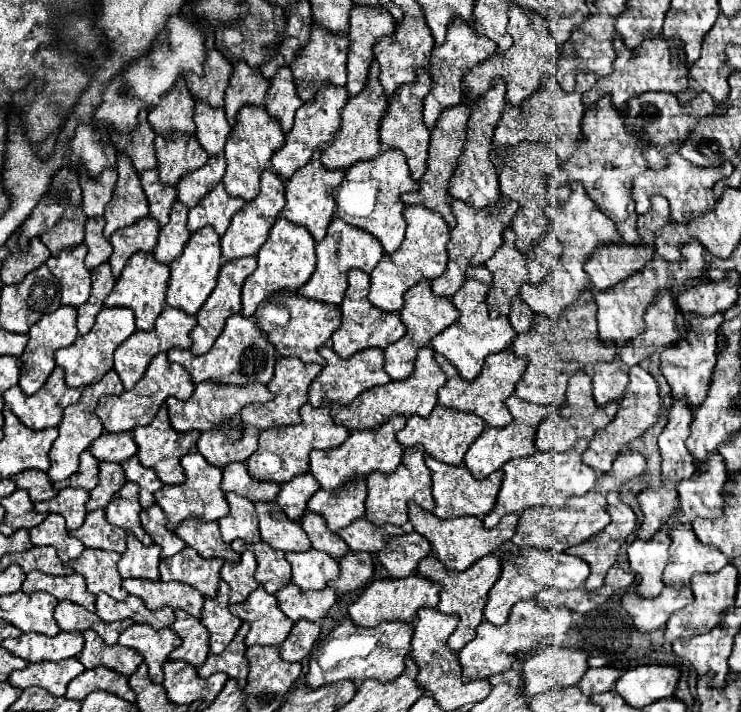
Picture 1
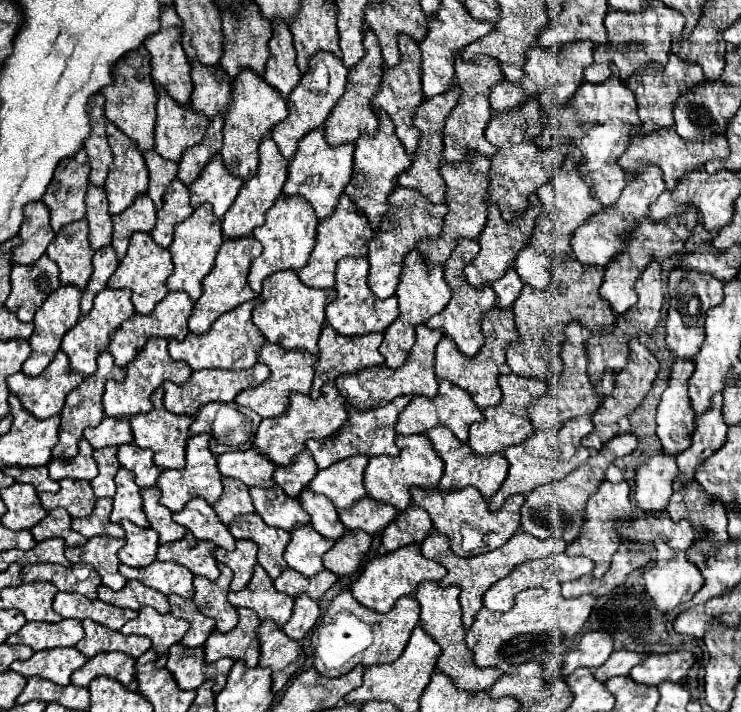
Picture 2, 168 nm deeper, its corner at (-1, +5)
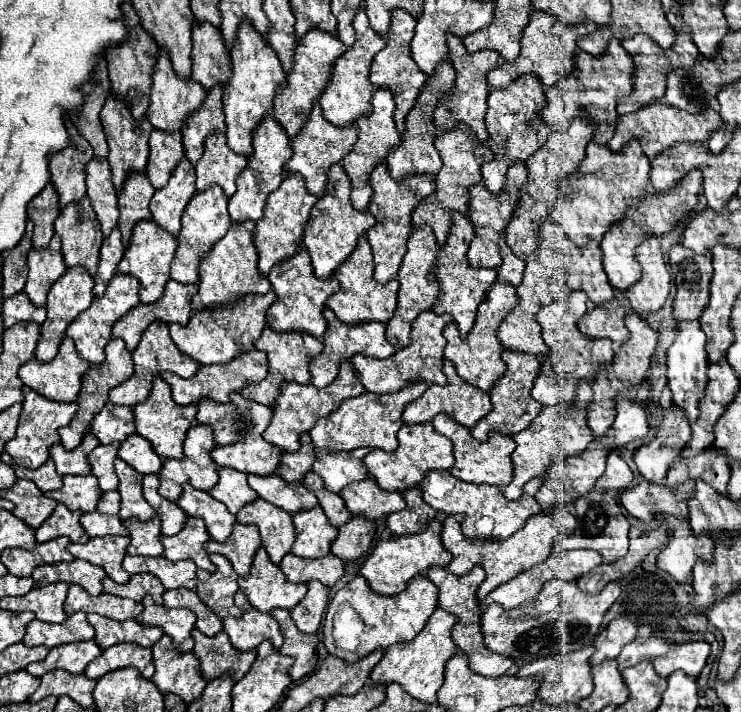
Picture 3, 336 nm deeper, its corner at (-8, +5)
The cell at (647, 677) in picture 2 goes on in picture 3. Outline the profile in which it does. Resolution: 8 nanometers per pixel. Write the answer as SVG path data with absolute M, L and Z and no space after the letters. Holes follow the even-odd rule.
M707 642L677 644L667 656L655 658L653 668L663 678L667 678L675 670L683 670L687 676L695 678L703 670L703 666L709 658L709 650L711 650L711 646Z

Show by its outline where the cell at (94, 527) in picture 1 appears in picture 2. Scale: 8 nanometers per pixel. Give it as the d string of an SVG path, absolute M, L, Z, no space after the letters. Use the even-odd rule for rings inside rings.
M100 498L92 510L90 516L86 518L76 518L72 520L72 530L80 532L86 538L92 536L114 536L114 538L124 538L124 530L120 524L112 524L108 520L112 512L112 498Z

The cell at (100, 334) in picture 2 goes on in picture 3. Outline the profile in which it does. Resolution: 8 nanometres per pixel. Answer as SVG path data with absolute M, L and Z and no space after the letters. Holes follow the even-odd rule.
M115 274L109 284L107 290L101 298L93 298L91 306L79 314L79 318L75 318L69 328L67 328L67 336L73 338L77 352L81 354L81 358L89 360L91 364L99 364L105 360L105 344L111 340L111 328L113 324L125 316L131 308L135 308L135 304L139 304L139 282L133 276L123 276L123 274Z

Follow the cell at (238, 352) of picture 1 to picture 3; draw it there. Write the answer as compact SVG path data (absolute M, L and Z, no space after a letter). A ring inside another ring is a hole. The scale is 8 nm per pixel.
M271 290L269 294L263 294L263 296L243 296L243 300L239 300L239 304L231 304L231 308L223 308L223 312L193 312L191 320L185 326L171 324L171 338L181 352L191 356L199 364L225 364L231 358L235 358L239 352L247 352L253 348L253 342L261 336L261 332L267 324L265 312L273 304L273 300L275 300L275 292Z

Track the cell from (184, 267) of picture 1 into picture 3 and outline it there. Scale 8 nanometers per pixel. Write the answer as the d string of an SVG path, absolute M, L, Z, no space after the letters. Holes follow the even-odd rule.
M213 184L211 188L207 188L203 192L195 192L195 196L189 200L189 204L183 212L183 228L177 236L179 246L175 252L175 260L171 264L171 278L173 280L183 282L183 284L197 284L201 254L211 250L211 246L219 238L223 238L227 234L227 230L231 228L227 202L229 202L229 198L225 196L225 192L217 184Z

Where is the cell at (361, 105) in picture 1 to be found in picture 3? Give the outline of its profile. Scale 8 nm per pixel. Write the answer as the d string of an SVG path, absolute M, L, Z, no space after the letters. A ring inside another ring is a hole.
M359 8L357 16L353 18L355 28L355 44L343 52L343 56L335 62L335 68L331 68L331 80L327 80L327 88L323 90L323 96L319 98L319 104L323 108L323 116L335 124L335 126L347 126L355 122L359 116L371 114L371 98L373 98L373 84L369 82L369 68L379 50L385 46L385 38L379 36L371 26L369 18L363 8Z

